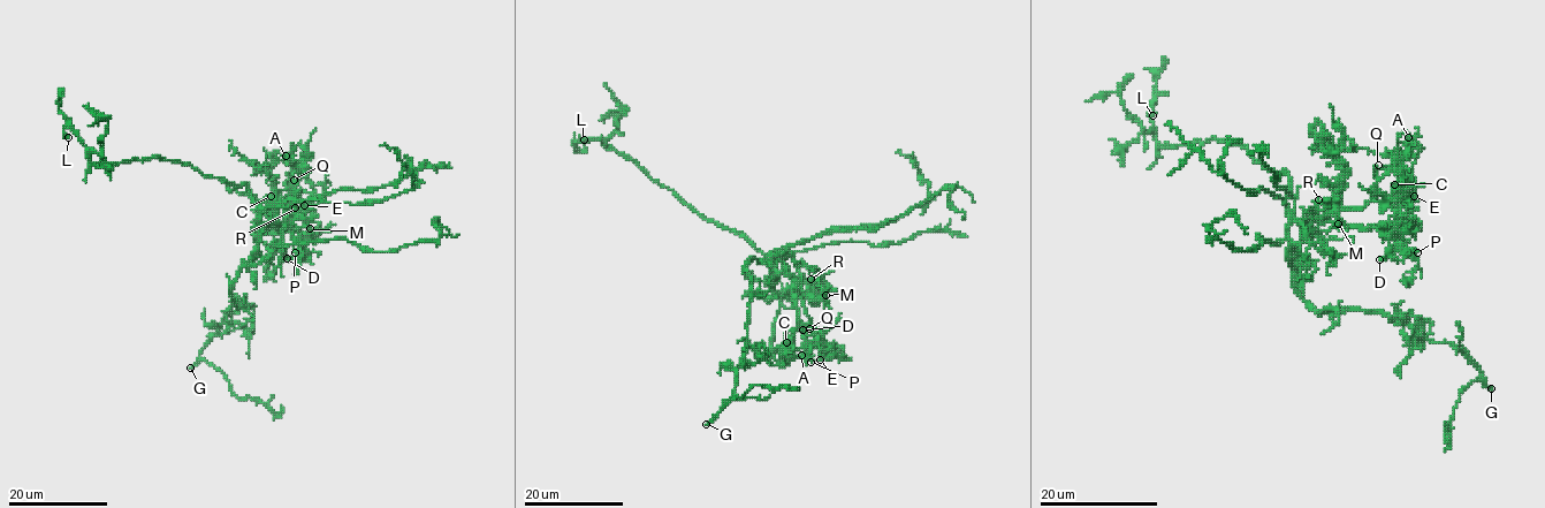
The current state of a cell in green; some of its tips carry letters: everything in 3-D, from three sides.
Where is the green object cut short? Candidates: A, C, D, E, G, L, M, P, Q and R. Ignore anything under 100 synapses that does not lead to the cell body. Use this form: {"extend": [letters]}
{"extend": ["G"]}

